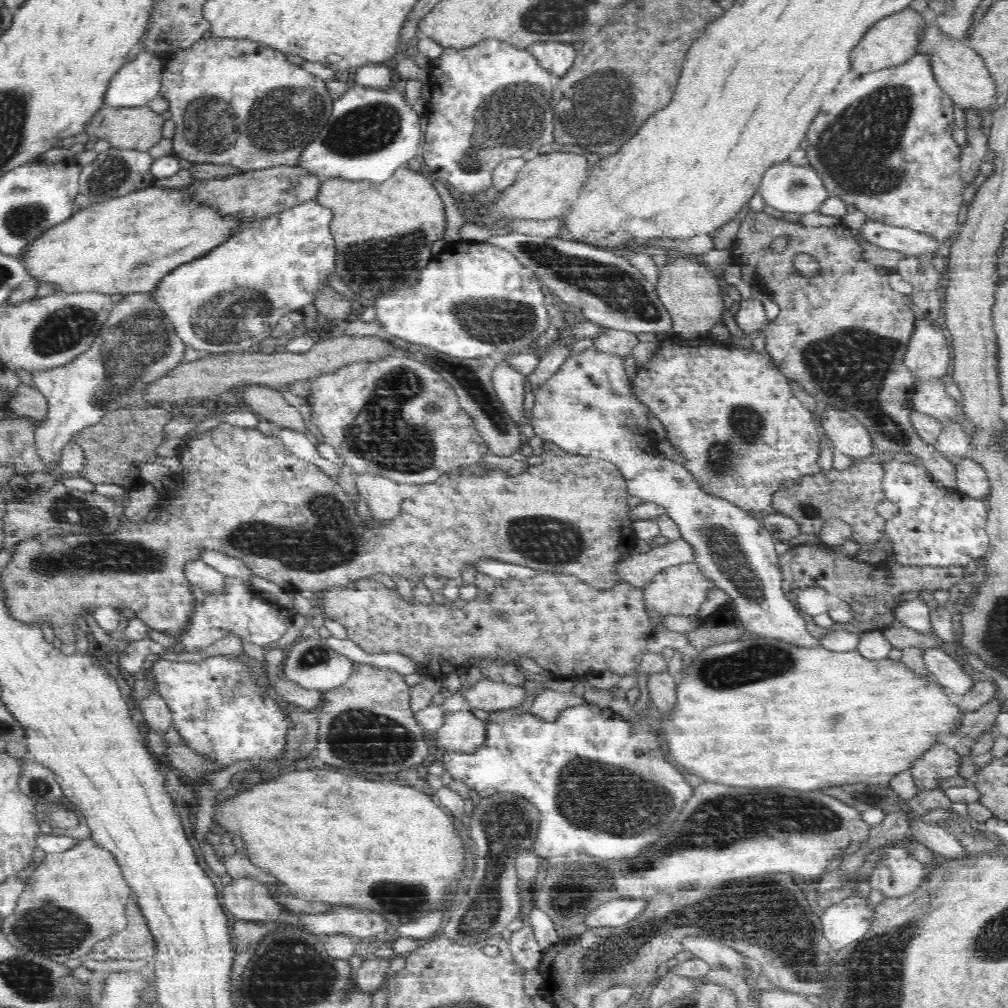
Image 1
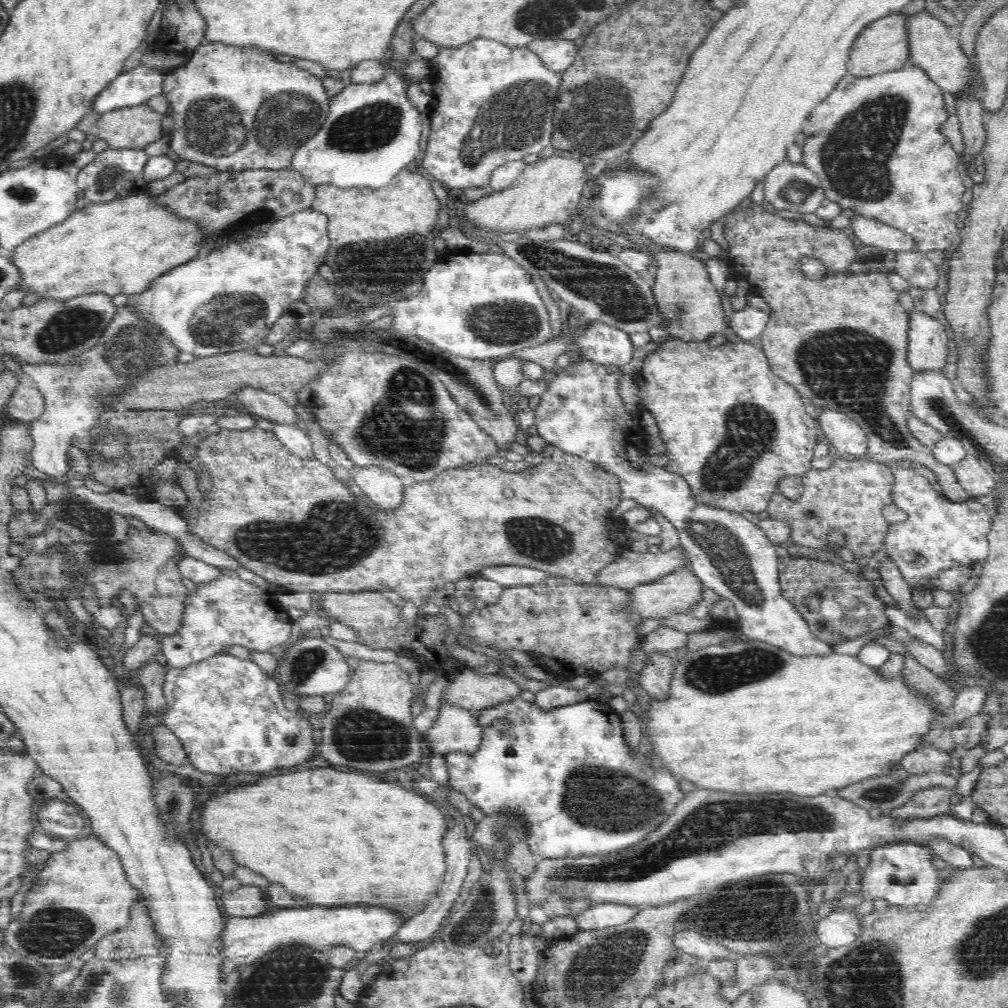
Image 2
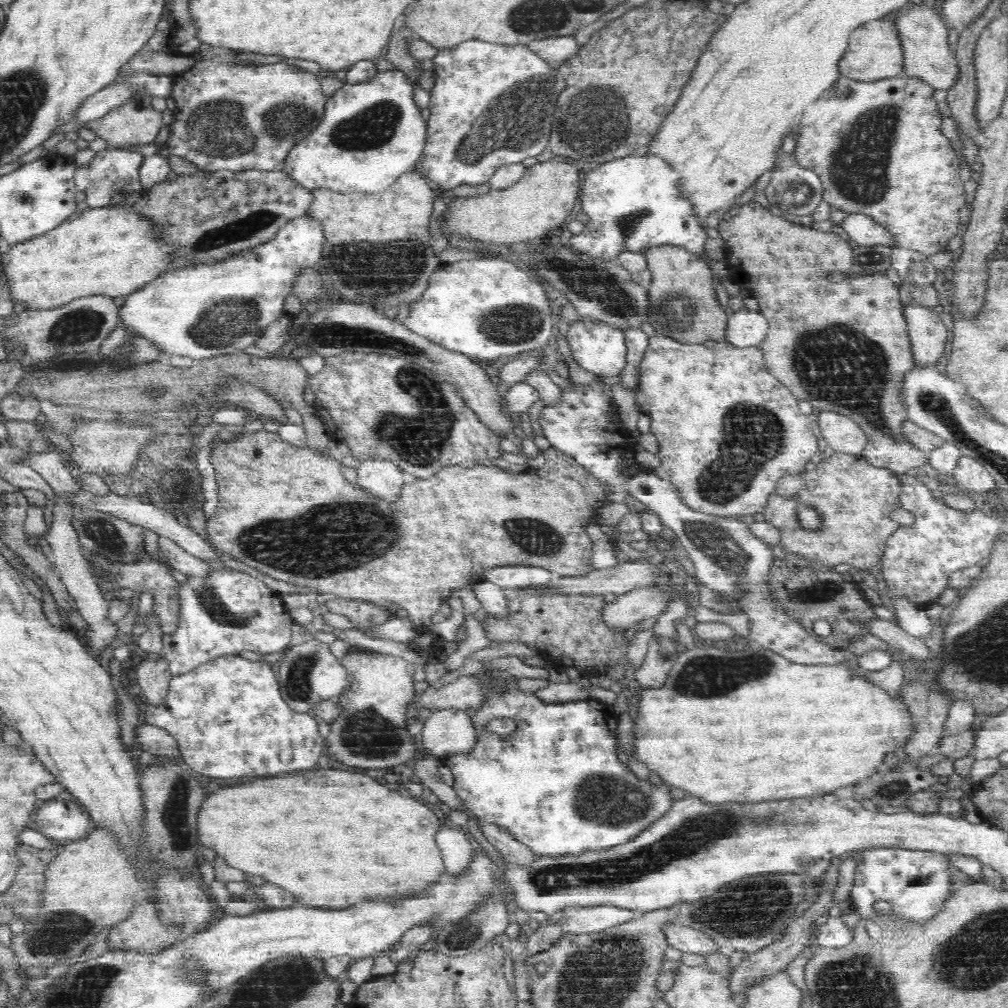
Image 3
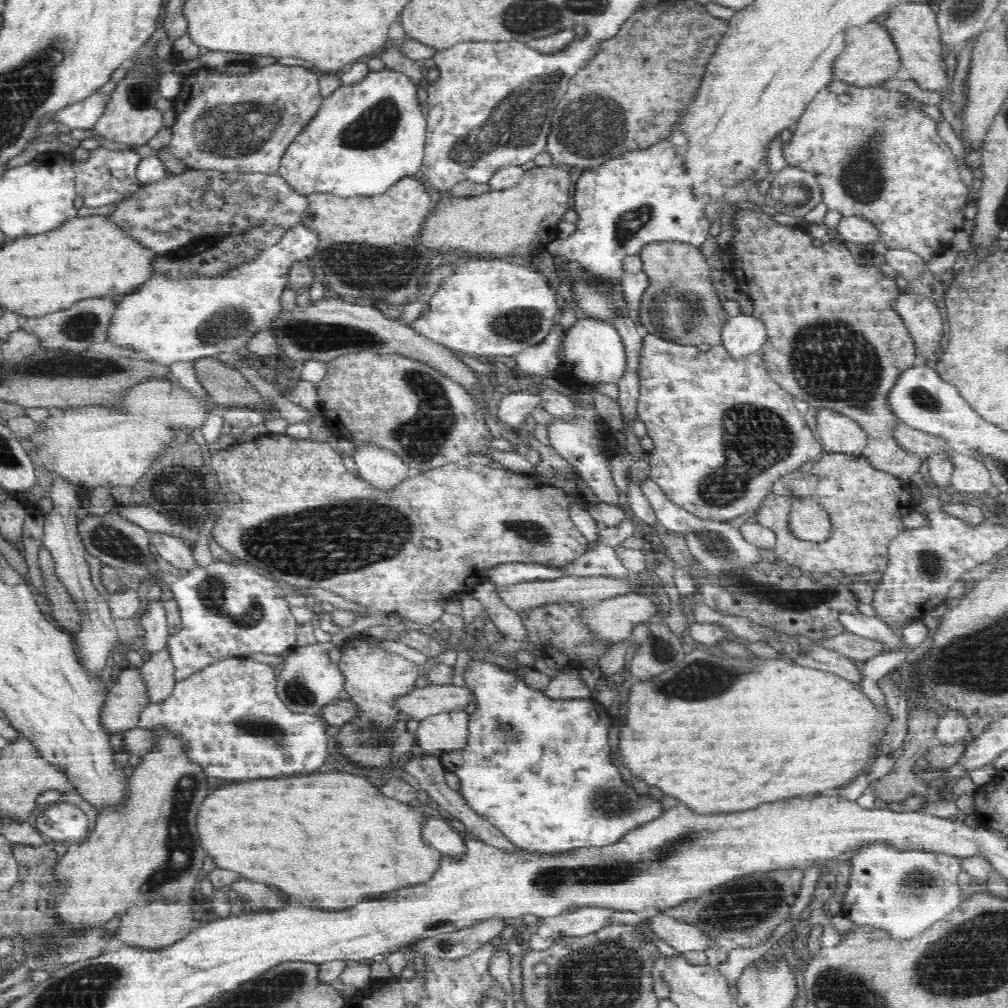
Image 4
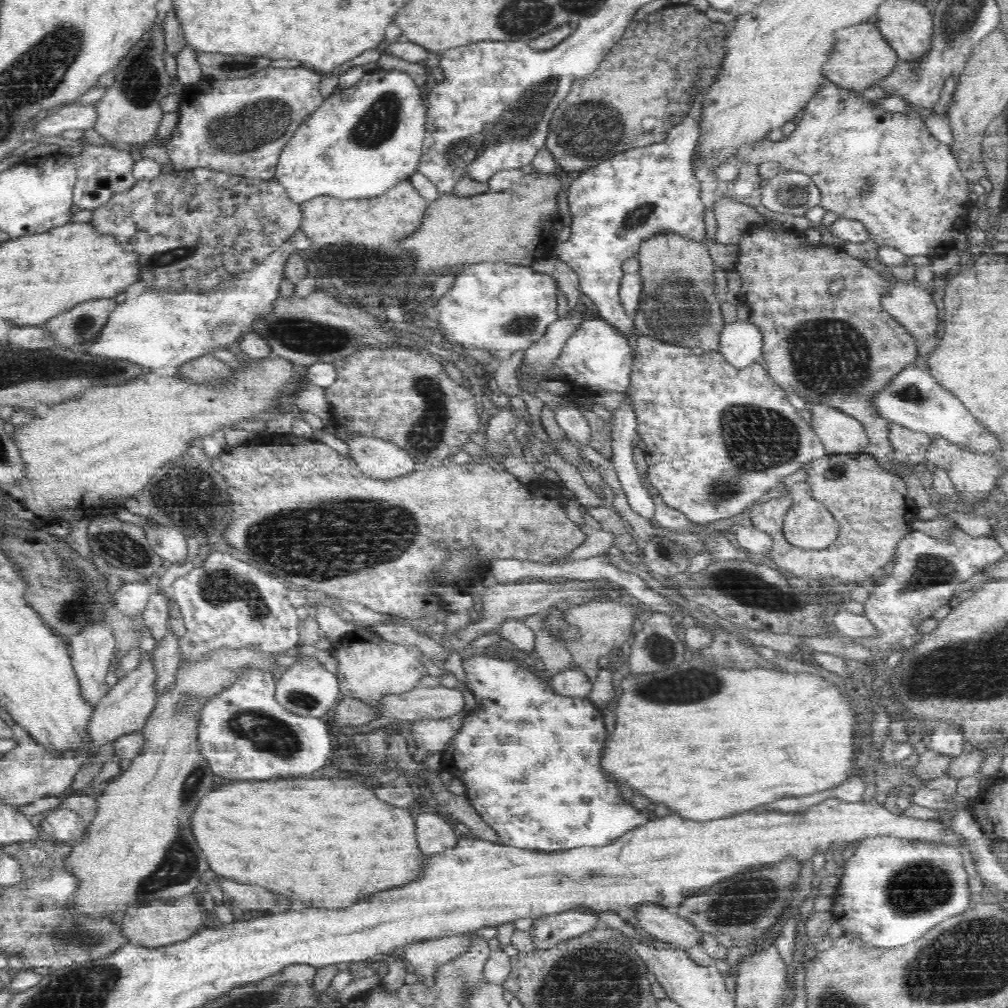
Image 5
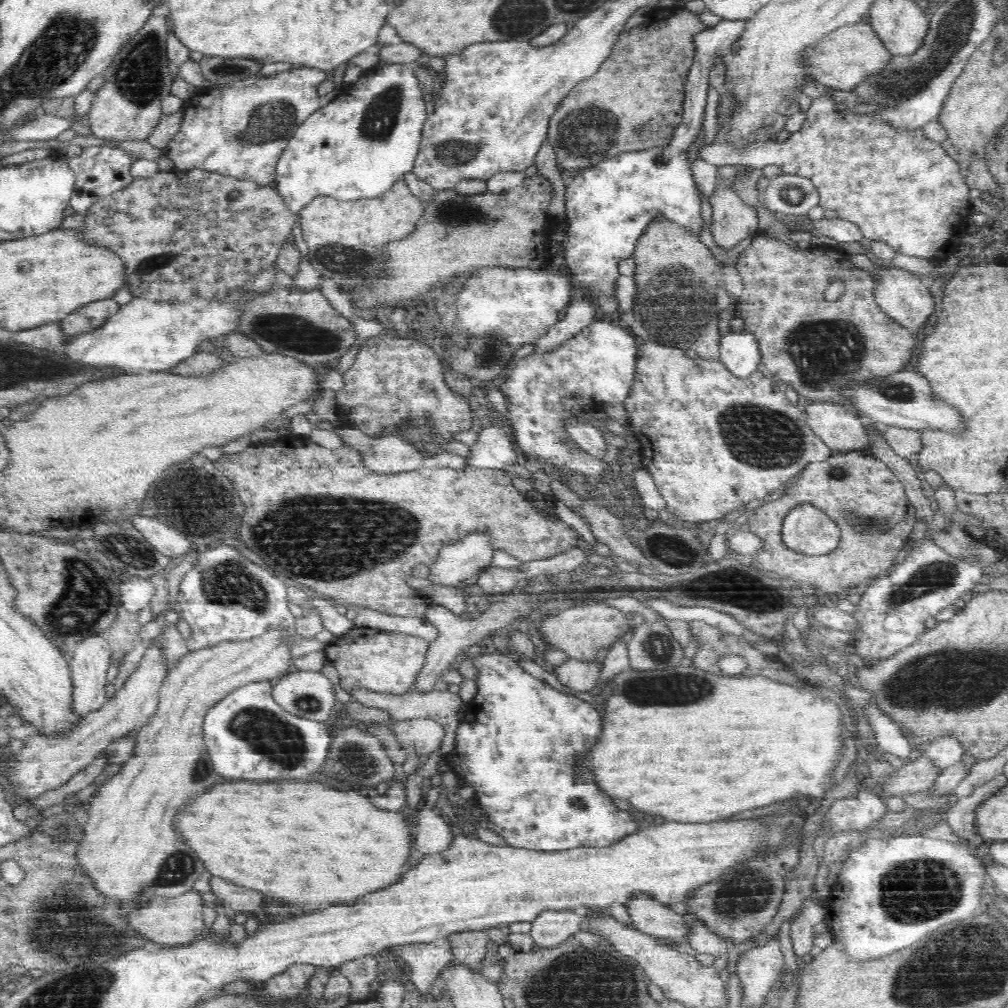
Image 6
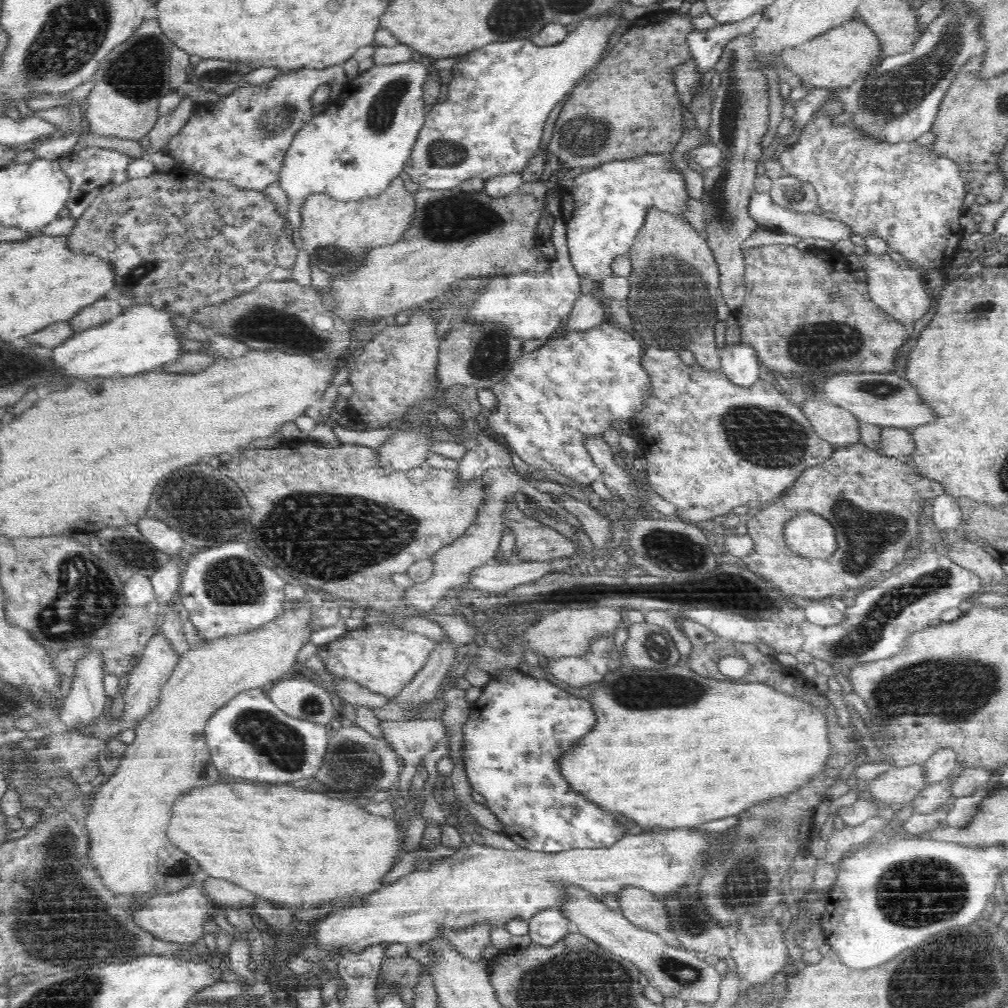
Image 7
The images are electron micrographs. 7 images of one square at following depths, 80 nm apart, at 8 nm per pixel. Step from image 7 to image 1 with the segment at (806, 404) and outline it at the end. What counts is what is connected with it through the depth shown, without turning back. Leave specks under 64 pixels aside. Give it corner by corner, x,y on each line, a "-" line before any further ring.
827,407
821,414
821,425
825,430
827,438
832,440
832,446
835,448
834,450
838,450
852,459
867,457
871,455
874,450
871,435
867,427
847,411
841,411
834,407

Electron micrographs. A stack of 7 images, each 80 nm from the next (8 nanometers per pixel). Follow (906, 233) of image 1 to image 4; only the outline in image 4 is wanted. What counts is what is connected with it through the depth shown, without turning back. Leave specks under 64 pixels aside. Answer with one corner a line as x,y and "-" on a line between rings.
860,215
843,216
837,225
836,234
843,241
849,240
863,247
882,240
878,227

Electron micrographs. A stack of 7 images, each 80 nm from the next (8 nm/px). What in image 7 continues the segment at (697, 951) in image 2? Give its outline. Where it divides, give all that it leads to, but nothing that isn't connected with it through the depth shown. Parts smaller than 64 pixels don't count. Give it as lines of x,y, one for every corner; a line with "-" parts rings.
628,885
618,894
620,910
623,915
640,929
660,935
670,933
669,916
663,901
656,894

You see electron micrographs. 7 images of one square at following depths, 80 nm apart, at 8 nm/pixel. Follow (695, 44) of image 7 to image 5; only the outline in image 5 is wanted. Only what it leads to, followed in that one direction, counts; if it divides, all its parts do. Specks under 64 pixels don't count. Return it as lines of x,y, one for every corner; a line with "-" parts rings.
704,90
695,94
691,109
684,120
676,125
663,142
630,149
615,157
599,162
594,168
581,171
567,186
567,199
572,223
571,235
565,242
555,242
550,256
566,262
578,275
579,290
586,294
598,308
598,315
615,326
628,340
640,336
633,321
626,315
619,299
619,288
624,276
624,260
636,256
640,245
658,233
676,233
690,241
701,242
706,238
704,223
705,204
700,198
700,187
692,173
692,150
700,138
697,123
700,122
700,106
704,102

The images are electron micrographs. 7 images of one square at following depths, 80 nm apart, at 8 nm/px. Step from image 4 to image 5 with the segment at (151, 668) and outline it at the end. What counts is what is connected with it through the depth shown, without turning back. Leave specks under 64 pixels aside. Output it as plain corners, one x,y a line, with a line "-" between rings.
169,630
152,651
156,669
156,694
174,686
182,656
178,638
179,636

